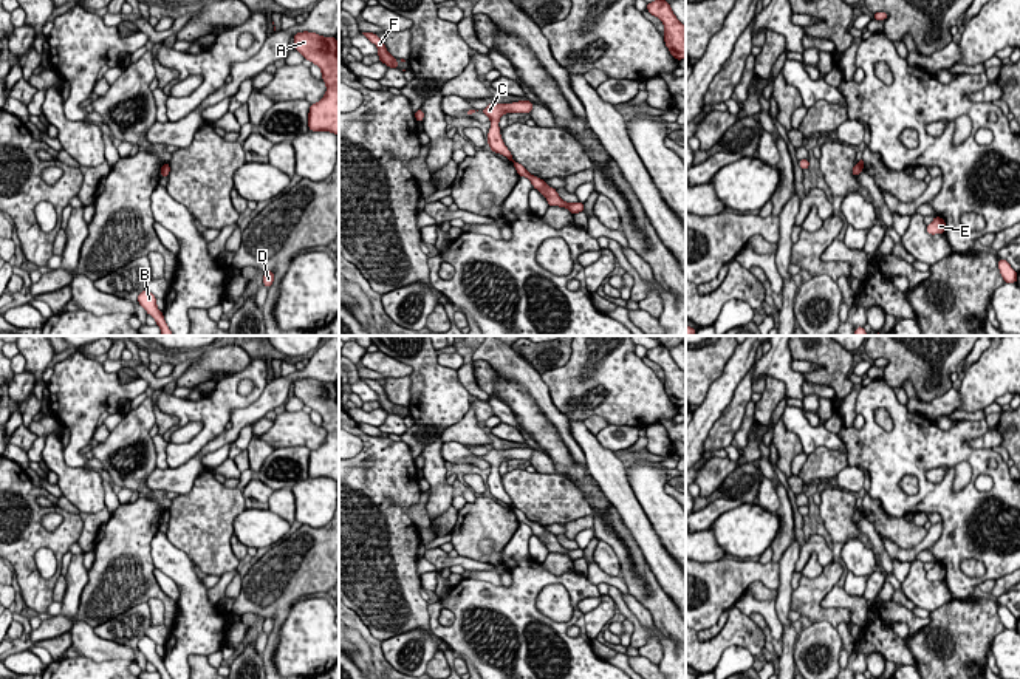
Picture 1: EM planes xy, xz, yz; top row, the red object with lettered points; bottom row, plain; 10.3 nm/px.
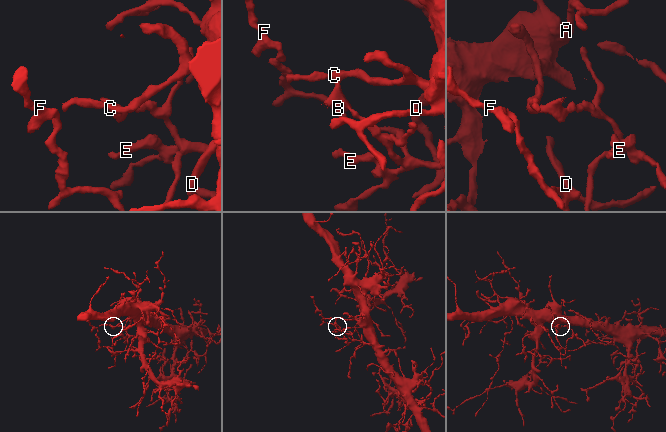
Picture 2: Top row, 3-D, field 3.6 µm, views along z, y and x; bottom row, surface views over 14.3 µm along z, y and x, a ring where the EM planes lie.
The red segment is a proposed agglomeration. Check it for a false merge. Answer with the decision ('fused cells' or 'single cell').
fused cells

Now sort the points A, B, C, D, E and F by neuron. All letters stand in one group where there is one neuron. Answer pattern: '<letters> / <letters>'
A C D / B E F

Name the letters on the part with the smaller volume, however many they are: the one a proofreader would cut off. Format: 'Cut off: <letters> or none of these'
Cut off: B, E, F

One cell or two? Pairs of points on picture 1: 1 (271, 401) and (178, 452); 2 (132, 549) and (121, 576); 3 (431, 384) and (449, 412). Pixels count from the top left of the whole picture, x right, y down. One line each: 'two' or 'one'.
1: two
2: one
3: one

